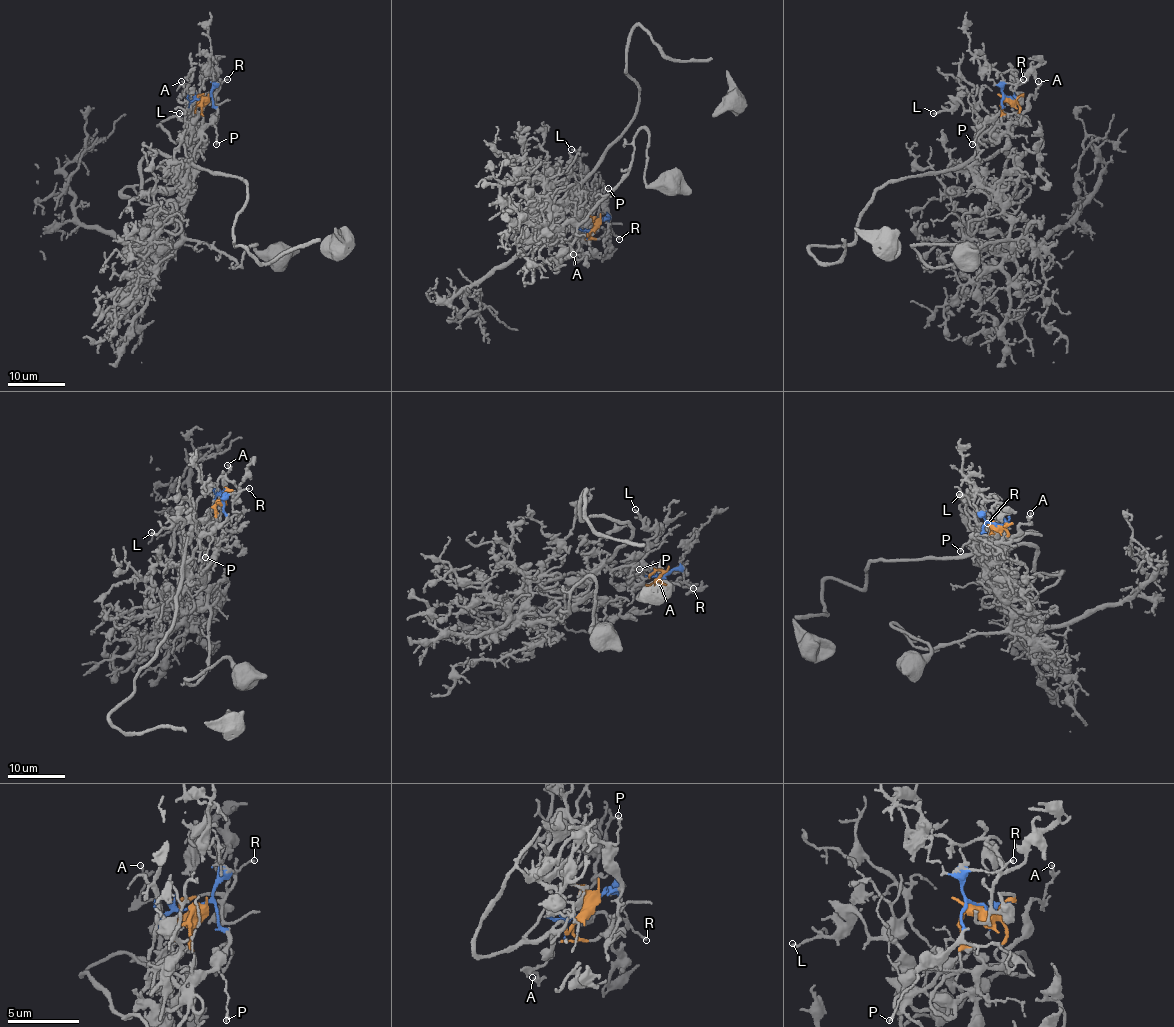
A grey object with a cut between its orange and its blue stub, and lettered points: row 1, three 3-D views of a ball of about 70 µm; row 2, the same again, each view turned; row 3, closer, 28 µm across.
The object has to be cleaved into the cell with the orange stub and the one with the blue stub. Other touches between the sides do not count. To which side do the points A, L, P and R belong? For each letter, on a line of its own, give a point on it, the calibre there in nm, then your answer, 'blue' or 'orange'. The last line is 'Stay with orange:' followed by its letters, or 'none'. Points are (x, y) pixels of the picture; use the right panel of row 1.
A: place (1038, 81); calibre 130 nm; orange
L: place (933, 113); calibre 150 nm; orange
P: place (972, 144); calibre 140 nm; blue
R: place (1023, 79); calibre 140 nm; blue
Stay with orange: A, L

